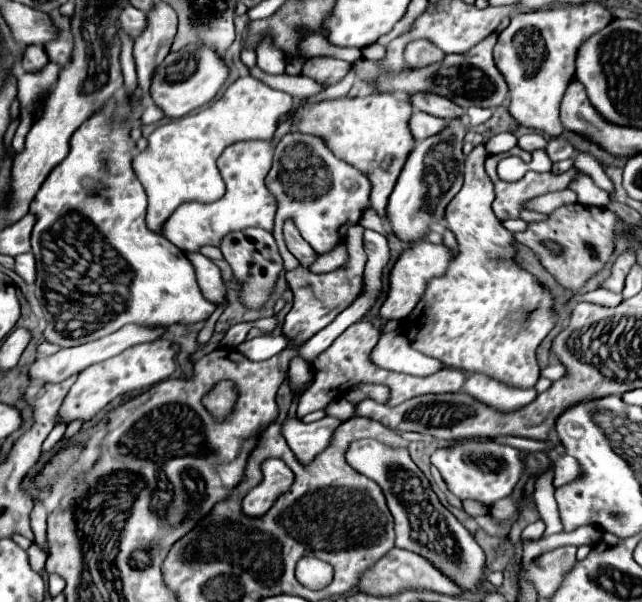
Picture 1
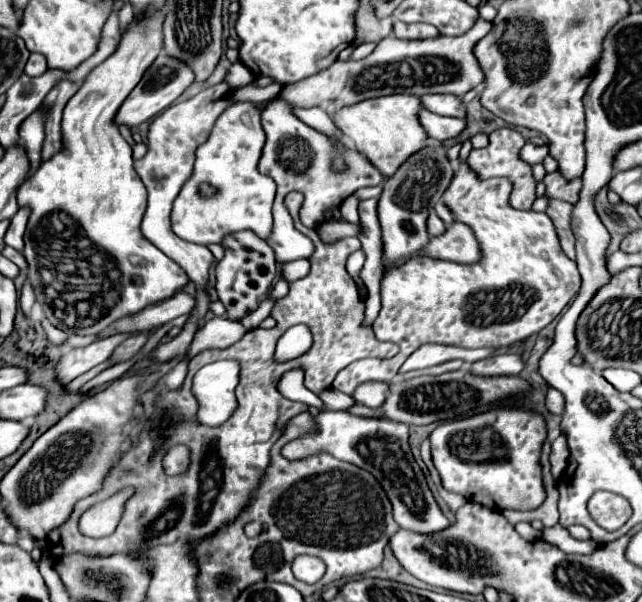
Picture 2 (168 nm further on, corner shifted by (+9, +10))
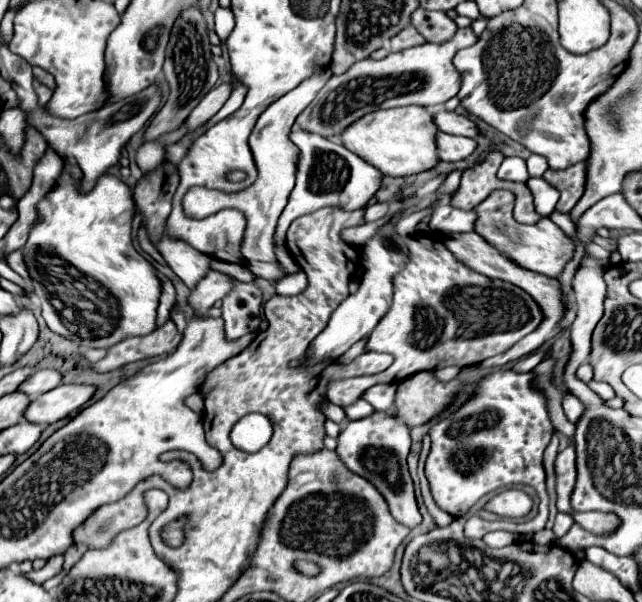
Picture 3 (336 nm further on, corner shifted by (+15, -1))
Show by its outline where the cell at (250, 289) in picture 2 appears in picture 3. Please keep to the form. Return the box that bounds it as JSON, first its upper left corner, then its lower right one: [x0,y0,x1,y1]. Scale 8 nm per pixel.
[222,282,262,340]

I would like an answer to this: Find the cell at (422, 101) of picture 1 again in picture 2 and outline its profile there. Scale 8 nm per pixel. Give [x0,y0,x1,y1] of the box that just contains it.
[422,95,466,117]

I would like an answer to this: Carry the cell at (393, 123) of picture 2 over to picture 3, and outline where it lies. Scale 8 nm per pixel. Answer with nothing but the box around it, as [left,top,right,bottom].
[342,106,438,176]

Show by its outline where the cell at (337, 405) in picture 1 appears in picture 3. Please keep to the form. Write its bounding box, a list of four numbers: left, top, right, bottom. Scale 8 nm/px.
[362,382,398,410]

